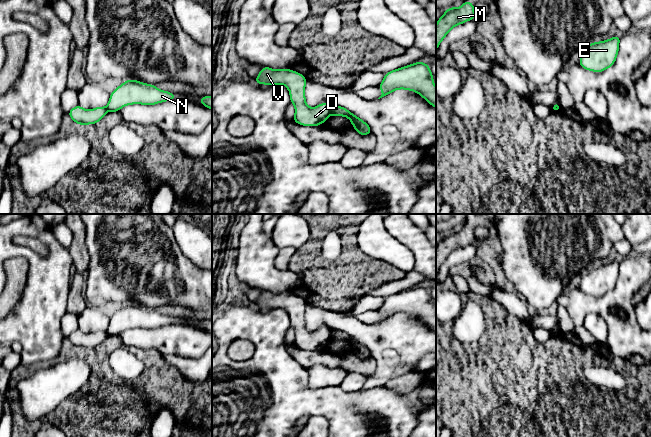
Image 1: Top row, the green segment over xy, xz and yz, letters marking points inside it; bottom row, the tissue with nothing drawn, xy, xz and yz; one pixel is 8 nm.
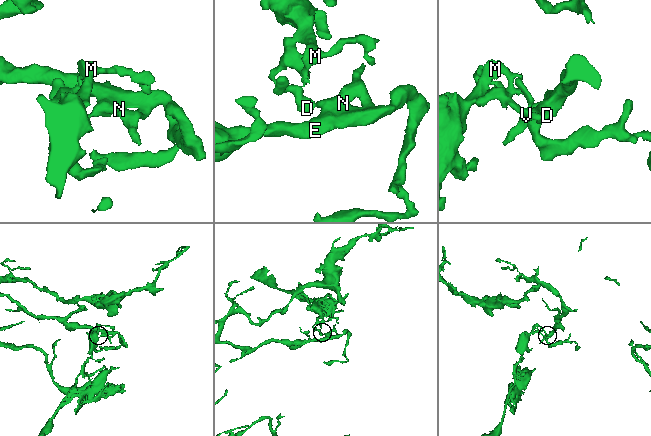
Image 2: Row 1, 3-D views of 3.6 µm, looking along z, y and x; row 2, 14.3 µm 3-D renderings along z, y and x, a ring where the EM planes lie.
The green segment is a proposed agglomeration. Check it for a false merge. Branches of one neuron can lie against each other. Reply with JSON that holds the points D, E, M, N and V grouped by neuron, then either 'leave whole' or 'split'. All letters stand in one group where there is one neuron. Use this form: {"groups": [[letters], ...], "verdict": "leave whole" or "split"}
{"groups": [["D", "M", "V"], ["E", "N"]], "verdict": "split"}

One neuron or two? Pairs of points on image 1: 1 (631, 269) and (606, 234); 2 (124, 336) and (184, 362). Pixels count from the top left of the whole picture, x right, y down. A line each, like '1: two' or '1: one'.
1: two
2: two

